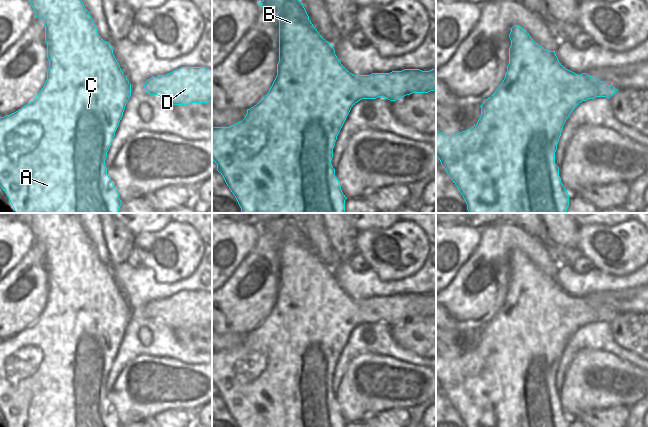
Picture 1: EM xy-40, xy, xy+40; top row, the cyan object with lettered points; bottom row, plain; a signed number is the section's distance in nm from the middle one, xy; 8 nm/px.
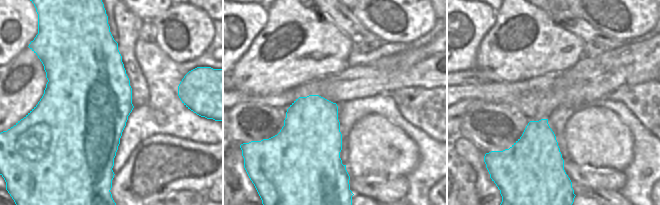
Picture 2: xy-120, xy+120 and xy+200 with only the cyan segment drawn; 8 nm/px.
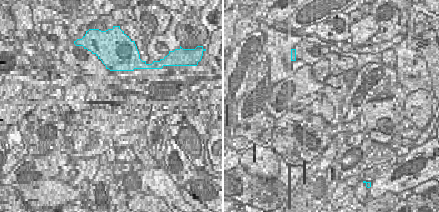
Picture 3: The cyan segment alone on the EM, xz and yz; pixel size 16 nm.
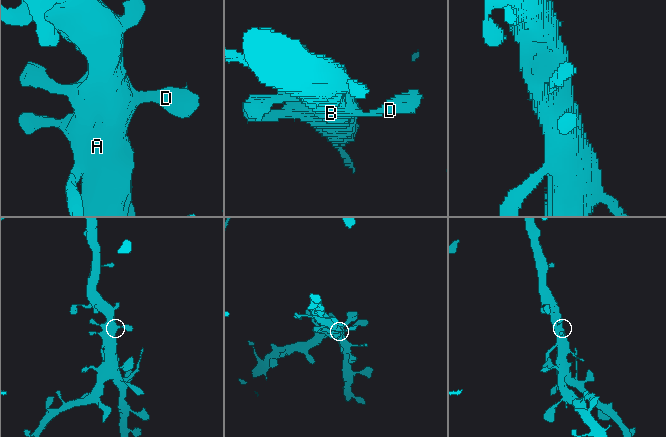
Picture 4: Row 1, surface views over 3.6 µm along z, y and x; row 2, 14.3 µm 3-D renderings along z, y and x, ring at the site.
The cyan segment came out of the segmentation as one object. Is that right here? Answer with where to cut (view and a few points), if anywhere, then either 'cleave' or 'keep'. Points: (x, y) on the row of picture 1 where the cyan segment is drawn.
no cut; keep

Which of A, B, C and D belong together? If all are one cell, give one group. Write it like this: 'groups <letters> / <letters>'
groups A B C D

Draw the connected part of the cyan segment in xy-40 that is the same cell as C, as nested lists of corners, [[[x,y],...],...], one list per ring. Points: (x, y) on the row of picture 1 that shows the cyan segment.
[[[29,0],[35,17],[45,26],[45,42],[49,68],[47,80],[37,96],[18,111],[0,117],[0,186],[7,194],[15,213],[119,213],[121,200],[111,182],[105,160],[125,106],[131,96],[131,84],[123,74],[110,44],[98,34],[97,28],[82,0]]]

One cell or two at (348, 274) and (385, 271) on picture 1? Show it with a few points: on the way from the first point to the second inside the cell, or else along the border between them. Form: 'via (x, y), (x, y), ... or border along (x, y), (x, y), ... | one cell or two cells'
border along (369, 266), (382, 280), (396, 281) | two cells

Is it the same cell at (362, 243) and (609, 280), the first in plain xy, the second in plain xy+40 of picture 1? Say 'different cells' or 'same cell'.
different cells

